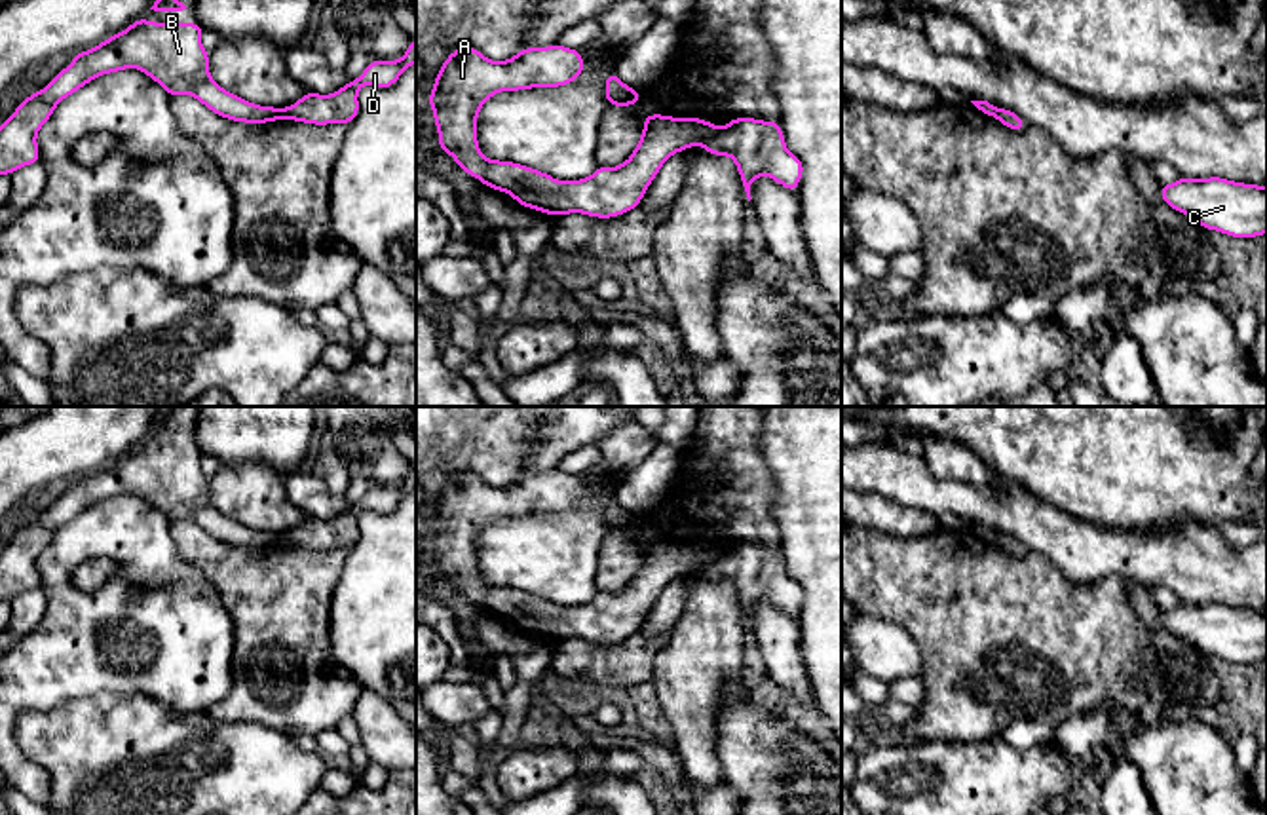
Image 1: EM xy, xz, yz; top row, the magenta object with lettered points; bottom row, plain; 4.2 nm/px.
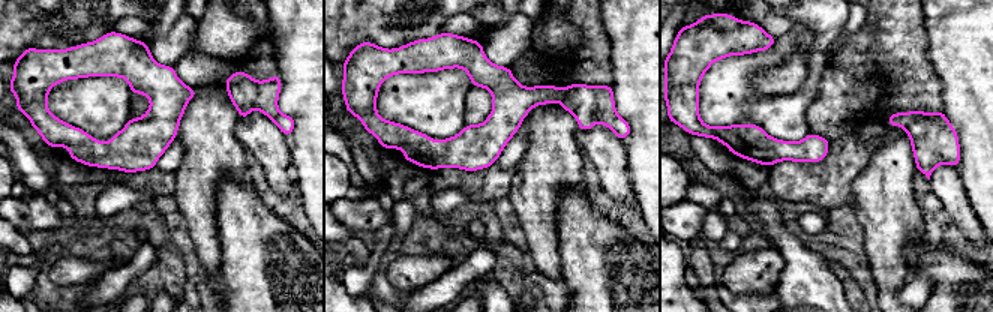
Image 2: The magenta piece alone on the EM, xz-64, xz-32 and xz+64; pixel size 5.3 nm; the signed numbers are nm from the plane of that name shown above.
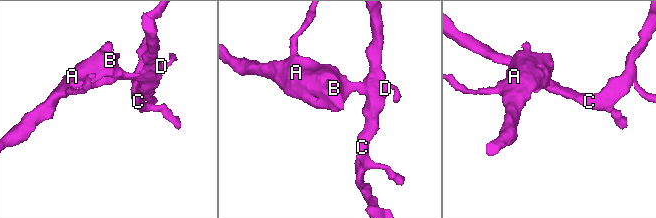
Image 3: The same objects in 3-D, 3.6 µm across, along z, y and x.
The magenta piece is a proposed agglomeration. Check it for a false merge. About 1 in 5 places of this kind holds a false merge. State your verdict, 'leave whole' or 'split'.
split

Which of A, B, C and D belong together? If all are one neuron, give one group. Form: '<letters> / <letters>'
A B / C D

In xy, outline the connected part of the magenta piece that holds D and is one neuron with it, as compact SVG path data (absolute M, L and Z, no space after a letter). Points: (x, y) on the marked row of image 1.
M410 40L407 53L397 61L376 61L357 80L350 80L332 95L306 91L302 99L283 110L281 120L304 122L313 125L351 123L359 114L357 93L361 85L380 89L391 87L401 74L416 63L416 40Z

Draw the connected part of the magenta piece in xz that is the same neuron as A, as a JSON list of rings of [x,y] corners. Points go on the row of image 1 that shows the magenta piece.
[[[560,44],[524,47],[507,61],[486,59],[477,47],[458,47],[441,65],[427,95],[439,131],[439,150],[484,186],[505,192],[519,205],[551,217],[581,213],[614,218],[640,205],[648,186],[676,152],[703,144],[718,127],[701,118],[648,114],[631,158],[617,167],[598,169],[579,180],[551,175],[515,161],[481,154],[477,116],[500,91],[562,87],[583,74],[583,55]]]

